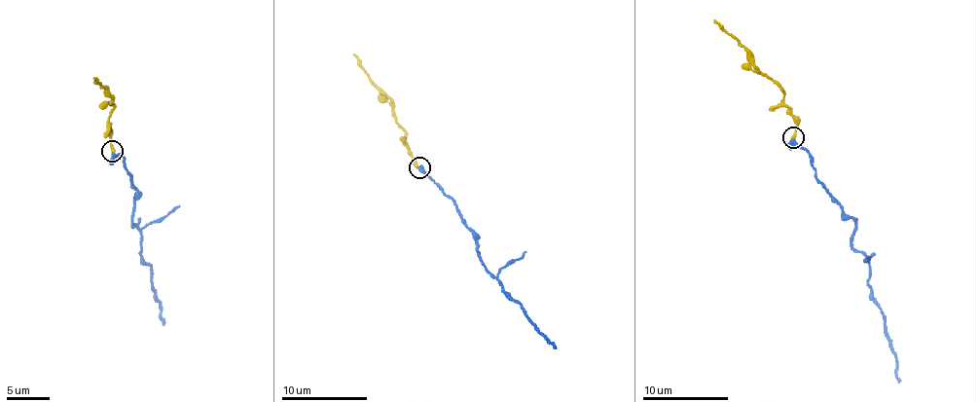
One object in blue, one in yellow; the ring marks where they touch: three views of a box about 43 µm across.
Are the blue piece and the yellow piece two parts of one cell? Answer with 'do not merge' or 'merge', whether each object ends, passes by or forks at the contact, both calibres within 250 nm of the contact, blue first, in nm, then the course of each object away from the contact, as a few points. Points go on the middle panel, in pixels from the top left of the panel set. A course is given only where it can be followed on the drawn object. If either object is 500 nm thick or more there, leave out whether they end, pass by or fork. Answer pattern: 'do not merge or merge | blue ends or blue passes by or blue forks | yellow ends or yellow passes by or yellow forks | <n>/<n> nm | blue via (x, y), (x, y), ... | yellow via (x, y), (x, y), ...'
merge | blue passes by | yellow ends | 260/240 nm | blue via (419, 166), (455, 204), (461, 221), (475, 235), (480, 258), (507, 294), (521, 304), (529, 319), (556, 347) | yellow via (419, 166), (406, 143), (406, 130), (394, 116), (390, 99), (353, 54)

